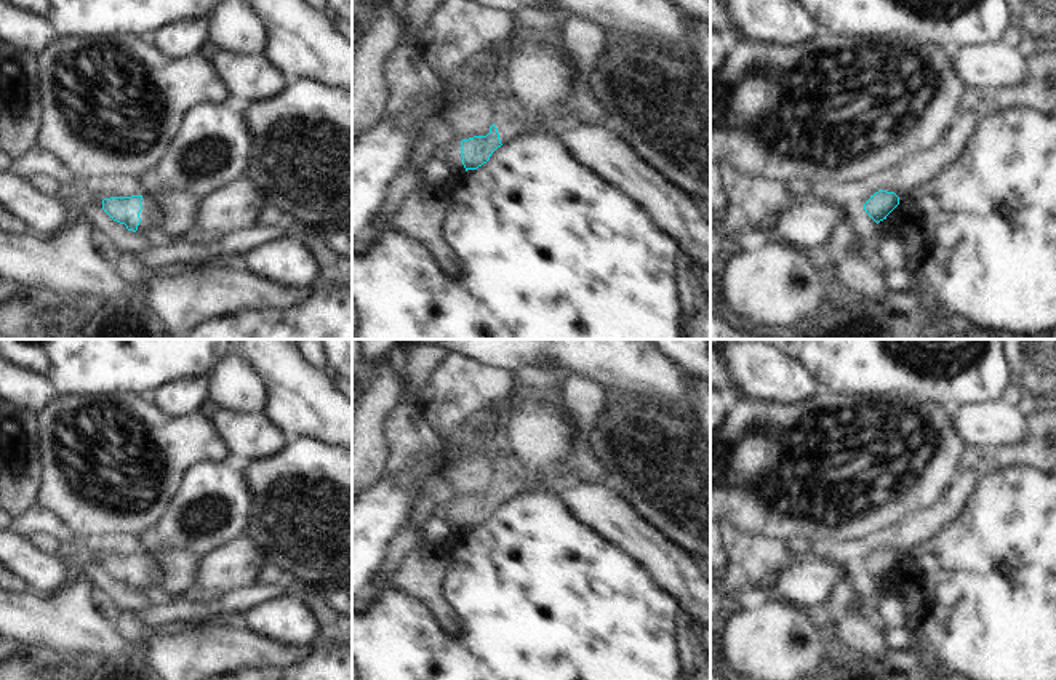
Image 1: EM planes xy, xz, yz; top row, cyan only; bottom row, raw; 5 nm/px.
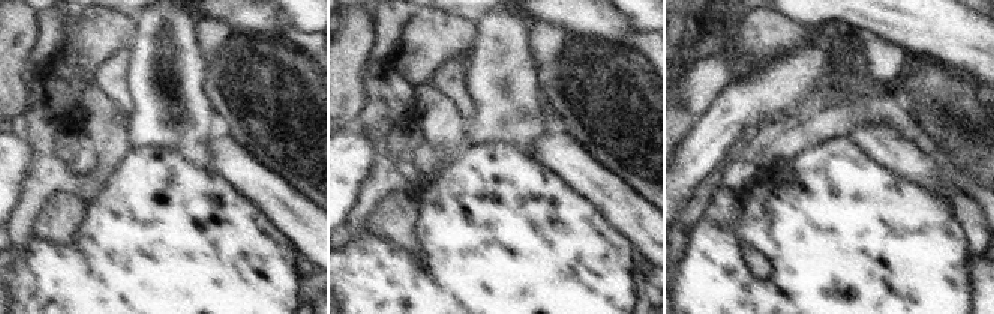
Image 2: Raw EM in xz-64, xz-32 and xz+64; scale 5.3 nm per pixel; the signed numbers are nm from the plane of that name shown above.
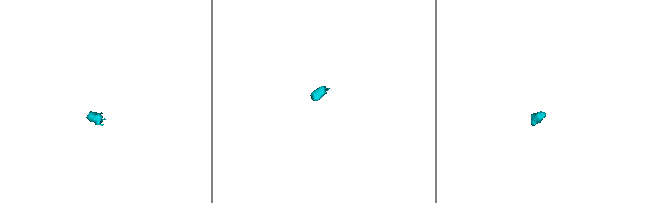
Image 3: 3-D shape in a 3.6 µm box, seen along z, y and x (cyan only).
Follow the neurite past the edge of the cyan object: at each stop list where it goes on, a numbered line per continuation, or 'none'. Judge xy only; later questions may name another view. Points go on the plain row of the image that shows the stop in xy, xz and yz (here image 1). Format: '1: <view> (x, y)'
1: xy (149, 573)

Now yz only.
none

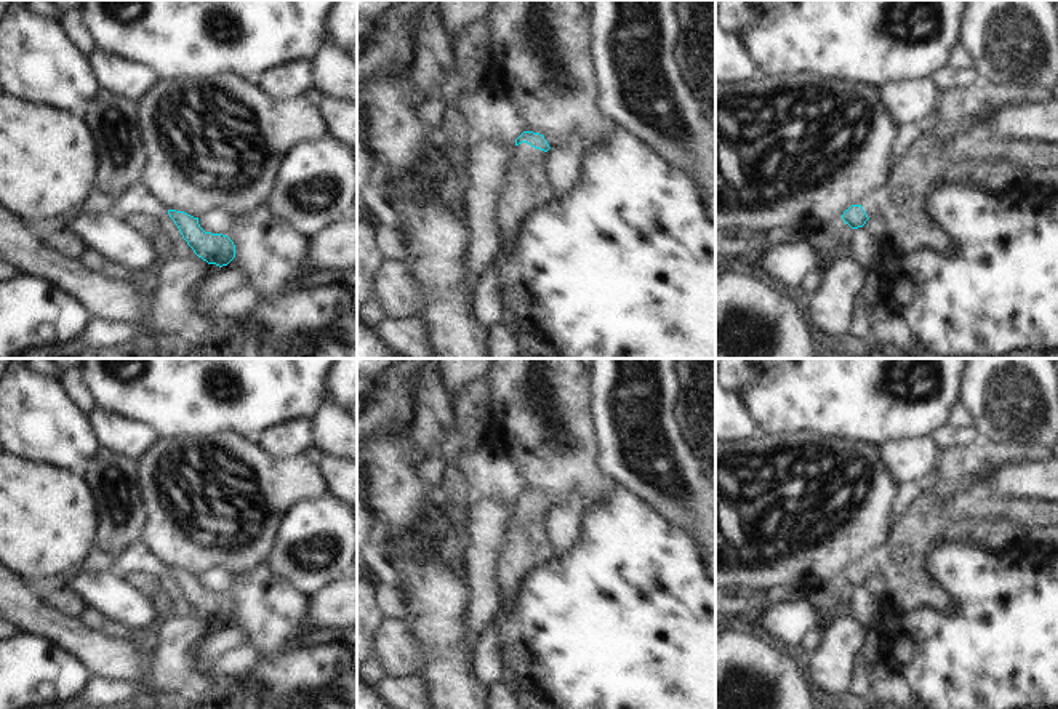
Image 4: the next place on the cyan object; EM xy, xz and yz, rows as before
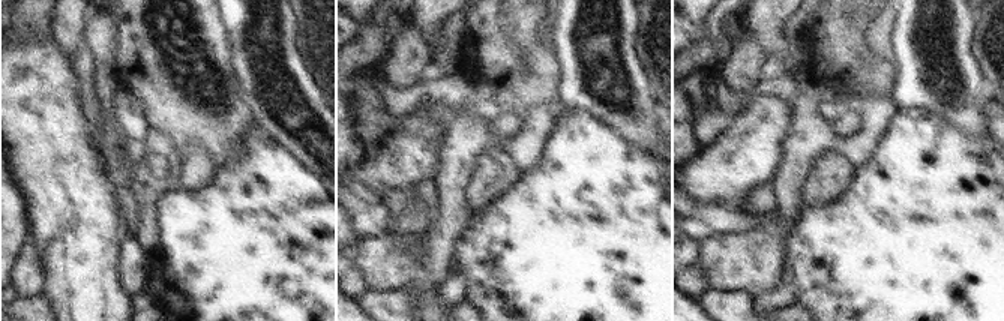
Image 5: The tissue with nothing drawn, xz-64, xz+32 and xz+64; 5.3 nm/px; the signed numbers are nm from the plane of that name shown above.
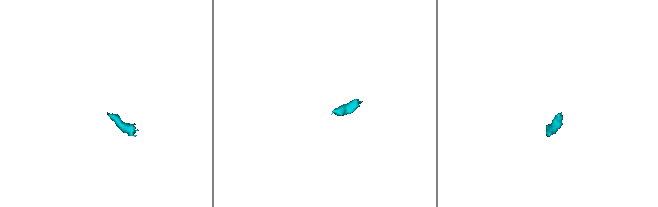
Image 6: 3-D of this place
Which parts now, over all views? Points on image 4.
1: xz (528, 549)

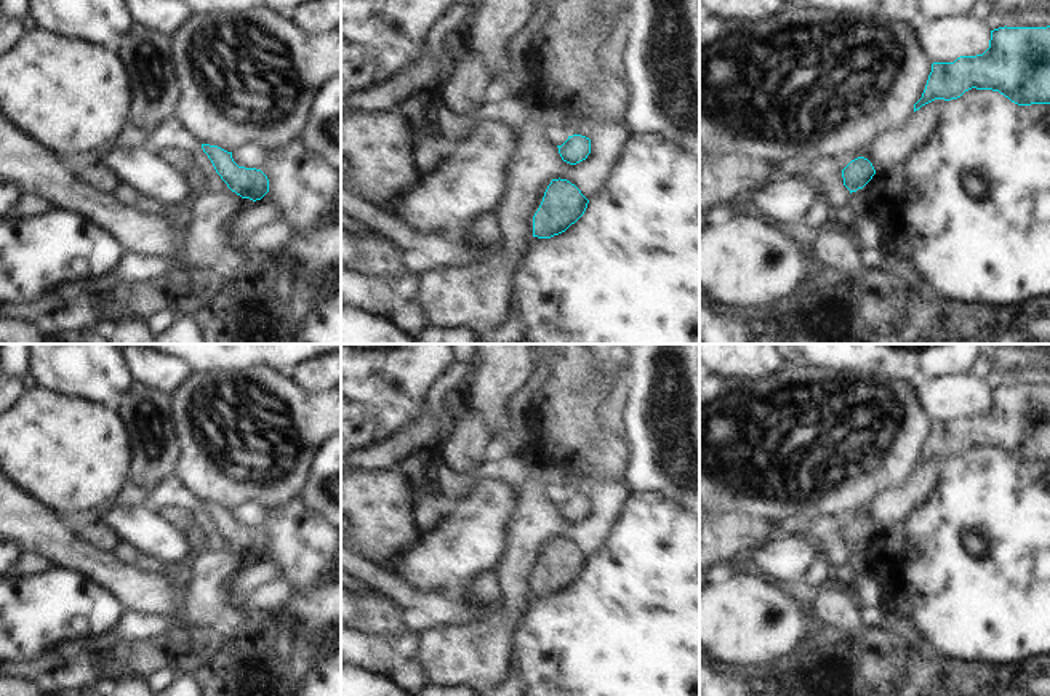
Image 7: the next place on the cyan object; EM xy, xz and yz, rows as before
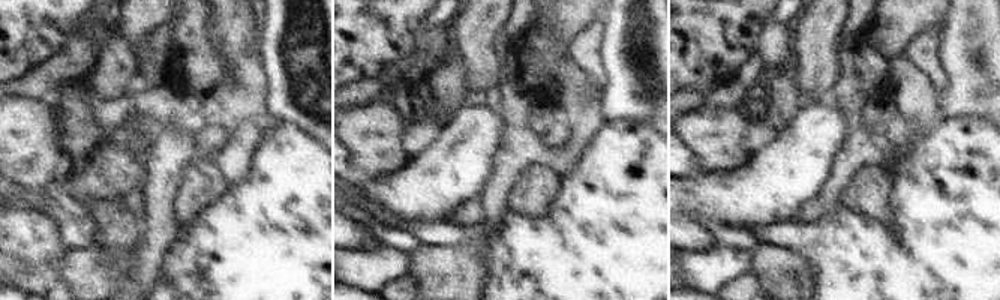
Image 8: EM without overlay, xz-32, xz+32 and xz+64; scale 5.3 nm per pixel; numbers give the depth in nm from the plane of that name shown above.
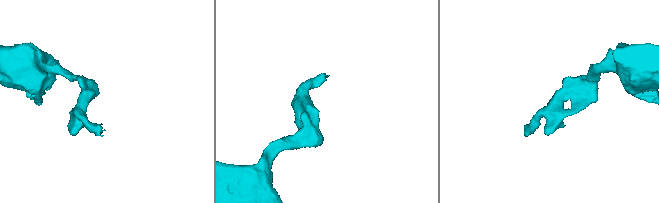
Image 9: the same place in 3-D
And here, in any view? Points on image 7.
none

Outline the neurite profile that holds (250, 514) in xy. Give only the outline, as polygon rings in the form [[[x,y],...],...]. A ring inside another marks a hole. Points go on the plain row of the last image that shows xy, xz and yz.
[[[253,501],[235,507],[232,517],[238,525],[256,526],[261,530],[269,522],[269,512]]]

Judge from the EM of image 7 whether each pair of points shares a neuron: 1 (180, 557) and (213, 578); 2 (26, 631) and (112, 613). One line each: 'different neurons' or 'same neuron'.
1: different neurons
2: same neuron

